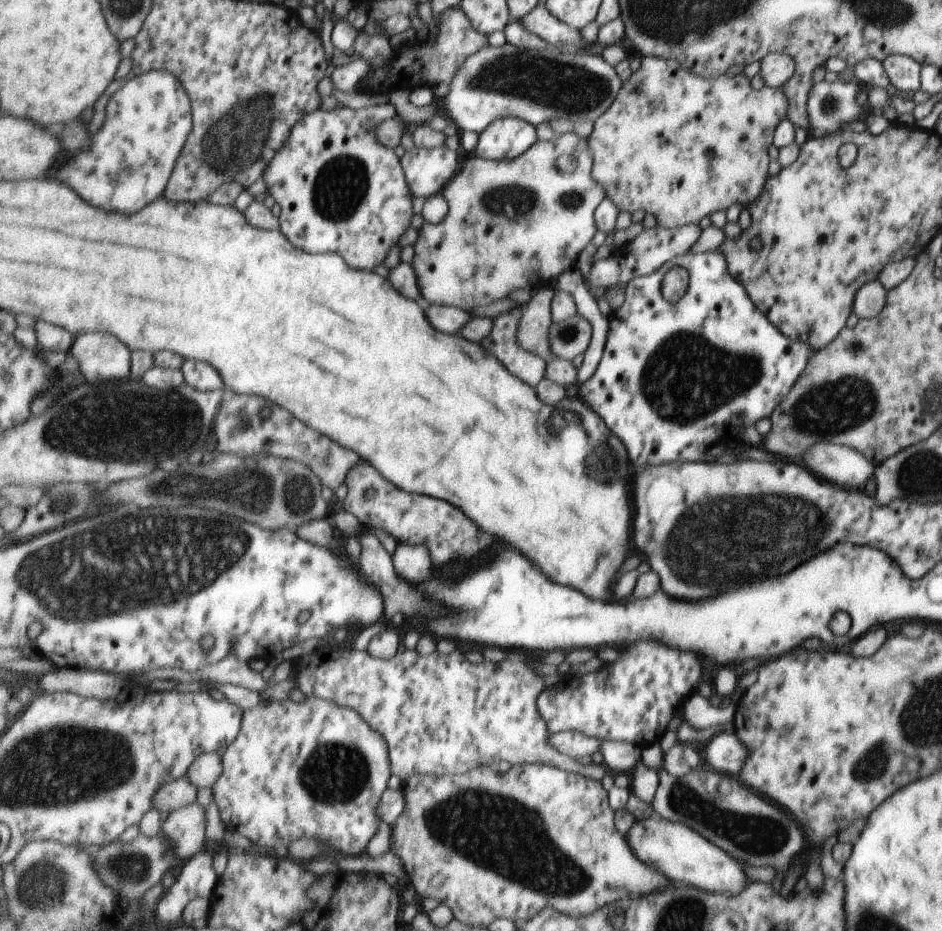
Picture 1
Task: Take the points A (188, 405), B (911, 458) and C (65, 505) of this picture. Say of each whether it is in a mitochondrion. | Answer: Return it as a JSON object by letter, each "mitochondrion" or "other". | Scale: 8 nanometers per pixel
{"A":"mitochondrion","B":"mitochondrion","C":"mitochondrion"}

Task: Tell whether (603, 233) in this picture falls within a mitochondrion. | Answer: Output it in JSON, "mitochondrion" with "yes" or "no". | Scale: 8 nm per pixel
{"mitochondrion":"no"}

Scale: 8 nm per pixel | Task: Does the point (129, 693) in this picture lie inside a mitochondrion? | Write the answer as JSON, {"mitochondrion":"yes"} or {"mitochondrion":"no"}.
{"mitochondrion":"no"}

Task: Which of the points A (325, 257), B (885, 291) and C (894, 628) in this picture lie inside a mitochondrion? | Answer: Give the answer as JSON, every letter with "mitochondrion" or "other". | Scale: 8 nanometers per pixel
{"A":"other","B":"other","C":"other"}

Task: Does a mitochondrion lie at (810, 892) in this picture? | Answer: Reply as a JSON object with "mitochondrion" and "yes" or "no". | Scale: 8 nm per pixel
{"mitochondrion":"no"}

